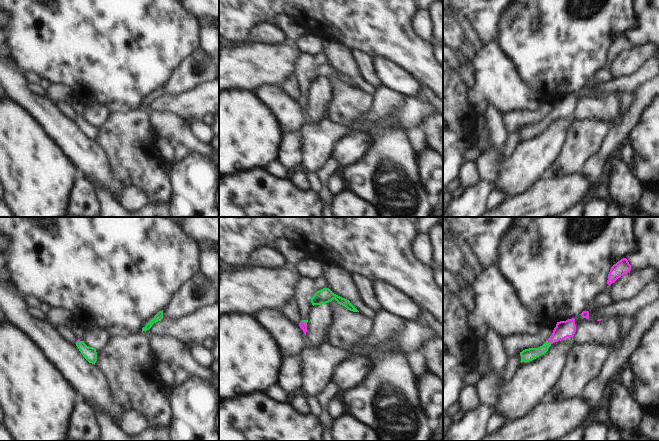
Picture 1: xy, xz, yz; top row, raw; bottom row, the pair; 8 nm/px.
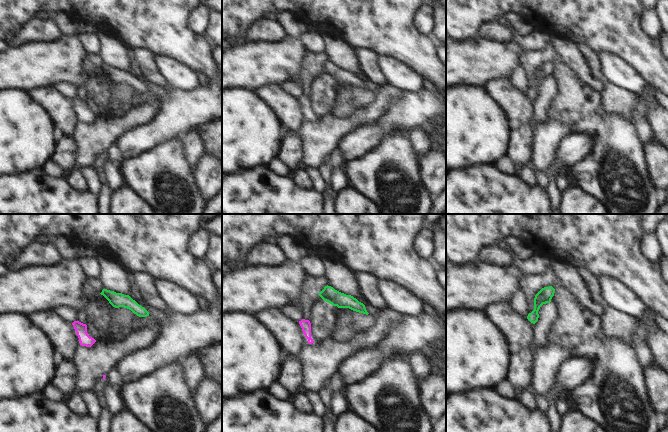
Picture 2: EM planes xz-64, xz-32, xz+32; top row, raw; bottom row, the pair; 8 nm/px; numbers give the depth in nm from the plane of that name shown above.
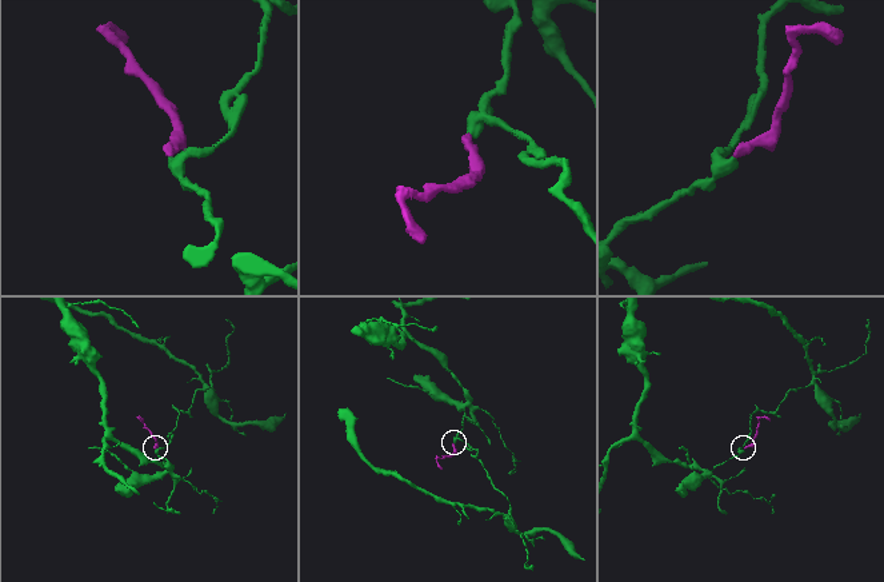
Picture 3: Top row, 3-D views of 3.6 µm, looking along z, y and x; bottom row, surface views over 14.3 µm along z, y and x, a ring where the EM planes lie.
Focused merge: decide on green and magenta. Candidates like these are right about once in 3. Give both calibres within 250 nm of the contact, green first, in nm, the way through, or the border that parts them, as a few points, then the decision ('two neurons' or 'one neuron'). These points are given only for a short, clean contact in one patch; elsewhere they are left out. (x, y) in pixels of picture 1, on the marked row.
100/140 nm | across yz (530, 354), (540, 351), (549, 342), (563, 329) | one neuron

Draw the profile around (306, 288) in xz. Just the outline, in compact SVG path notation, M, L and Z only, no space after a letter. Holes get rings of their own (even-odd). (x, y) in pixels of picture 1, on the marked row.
M302 276L298 281L294 298L299 309L301 320L308 320L308 314L313 306L311 298L317 291L323 288L327 288L327 282L323 276L311 280Z

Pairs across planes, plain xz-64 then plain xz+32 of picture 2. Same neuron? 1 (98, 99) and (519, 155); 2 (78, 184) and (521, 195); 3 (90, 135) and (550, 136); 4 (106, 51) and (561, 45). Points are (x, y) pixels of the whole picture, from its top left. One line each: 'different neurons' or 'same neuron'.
1: same neuron
2: different neurons
3: same neuron
4: same neuron

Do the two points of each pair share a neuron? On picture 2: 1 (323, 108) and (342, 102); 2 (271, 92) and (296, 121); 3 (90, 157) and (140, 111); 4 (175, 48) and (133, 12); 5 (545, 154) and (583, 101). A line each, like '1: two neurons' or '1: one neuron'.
1: two neurons
2: one neuron
3: one neuron
4: one neuron
5: two neurons

